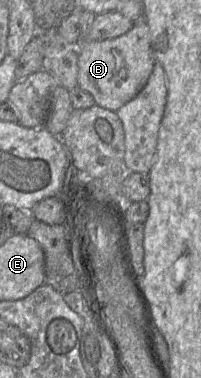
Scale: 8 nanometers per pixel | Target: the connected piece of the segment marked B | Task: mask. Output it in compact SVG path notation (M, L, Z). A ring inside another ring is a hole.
M144 20L125 34L99 41L81 41L78 49L78 87L91 94L95 105L117 111L146 85L156 62L150 46L150 30Z

